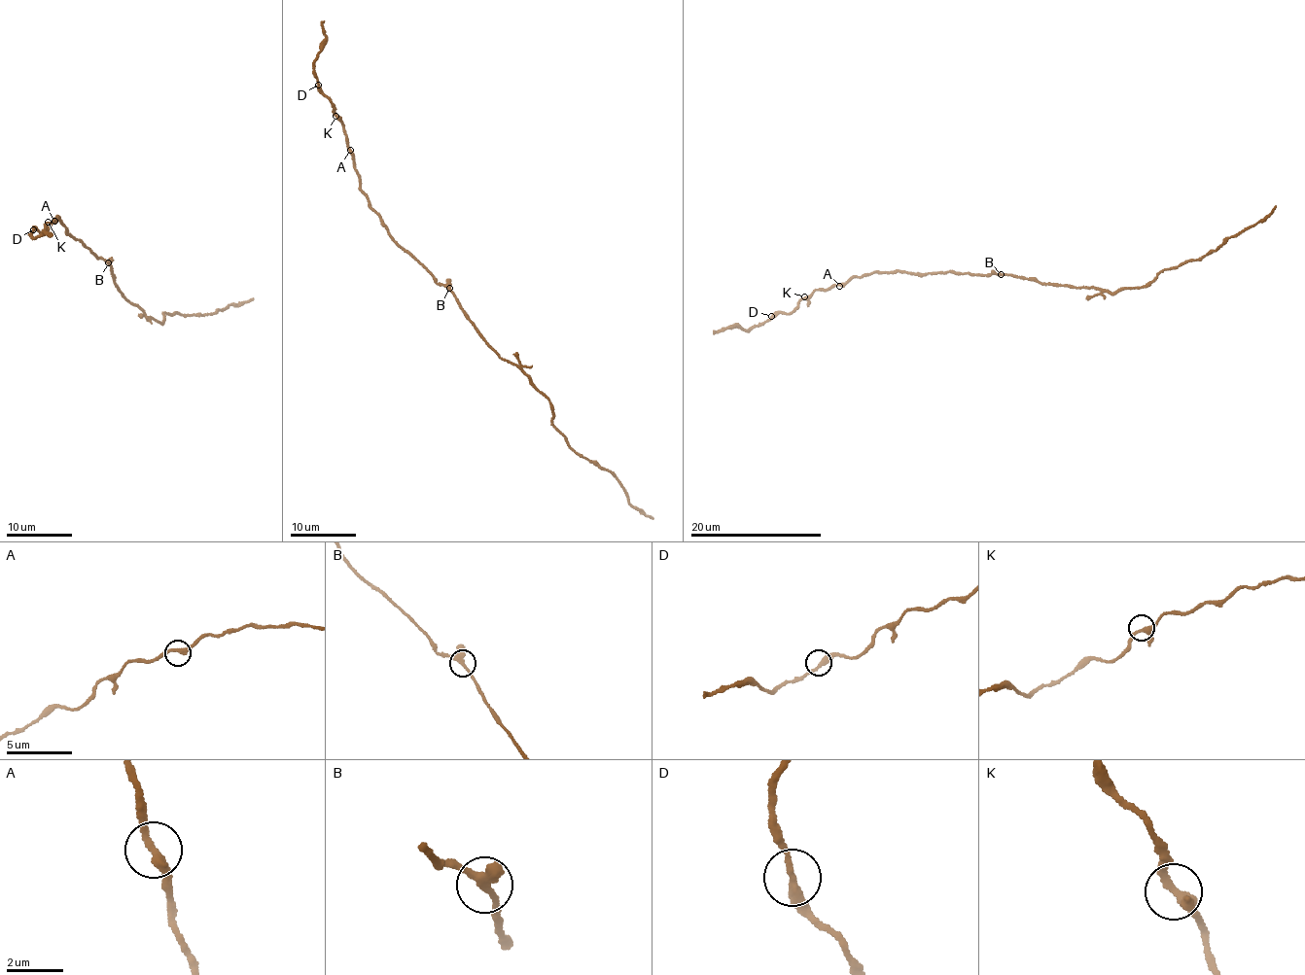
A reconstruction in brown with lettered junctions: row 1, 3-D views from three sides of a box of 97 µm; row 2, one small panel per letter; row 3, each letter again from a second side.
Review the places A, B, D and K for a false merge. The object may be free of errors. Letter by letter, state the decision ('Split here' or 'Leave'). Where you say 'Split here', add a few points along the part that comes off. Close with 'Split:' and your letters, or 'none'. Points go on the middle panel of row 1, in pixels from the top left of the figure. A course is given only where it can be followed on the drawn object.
A: Leave
B: Split here. Course of the part to remove: (449, 289), (485, 344), (529, 377), (549, 403), (553, 424), (575, 451), (611, 470), (630, 504), (652, 519)
D: Leave
K: Leave
Split: B

